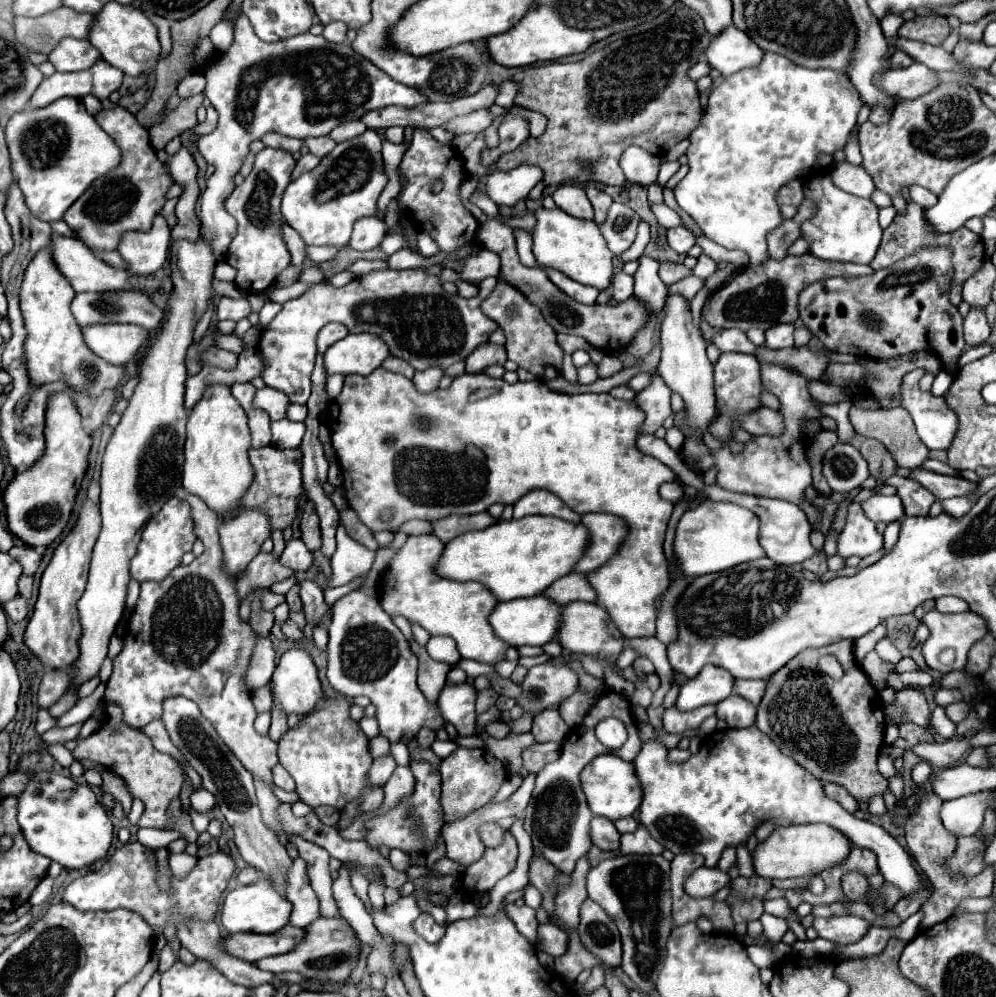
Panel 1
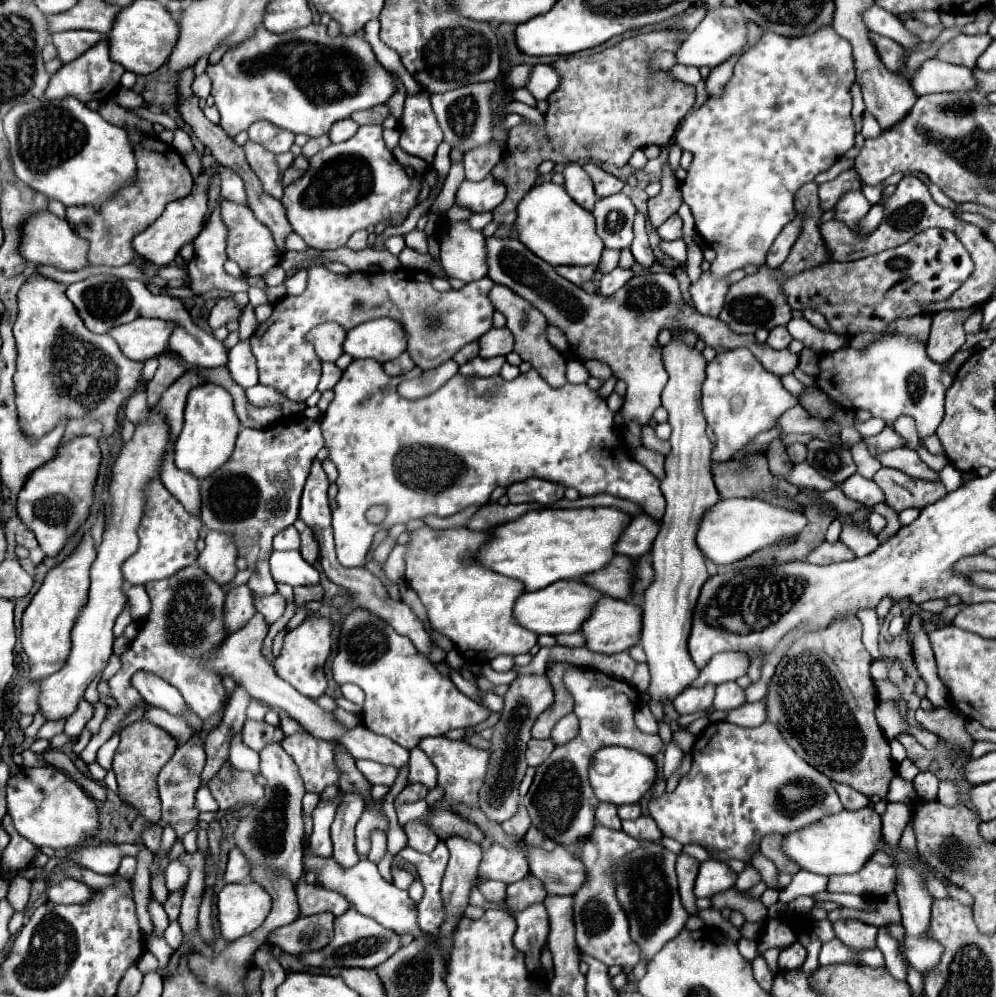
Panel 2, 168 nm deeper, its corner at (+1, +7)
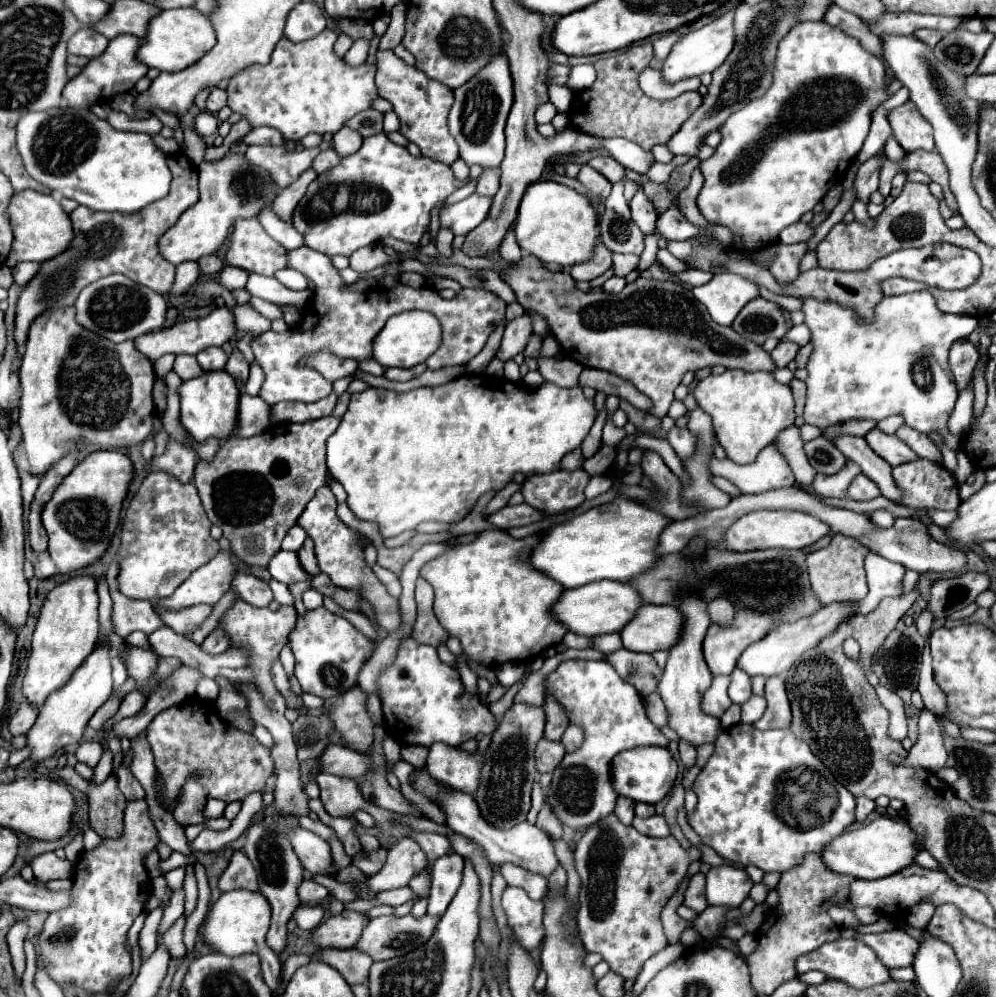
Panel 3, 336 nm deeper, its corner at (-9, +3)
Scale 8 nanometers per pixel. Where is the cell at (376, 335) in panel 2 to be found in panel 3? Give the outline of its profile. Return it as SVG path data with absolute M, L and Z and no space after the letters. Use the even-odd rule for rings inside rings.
M404 311L400 315L394 315L384 329L380 331L380 337L376 337L374 345L374 359L384 367L414 367L418 363L424 363L442 343L442 327L440 321L428 313L428 311Z

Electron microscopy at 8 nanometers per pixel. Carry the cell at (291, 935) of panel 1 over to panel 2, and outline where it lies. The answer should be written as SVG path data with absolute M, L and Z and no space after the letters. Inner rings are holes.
M330 913L298 917L290 925L274 929L274 933L268 935L266 943L270 943L272 947L280 947L290 955L316 951L330 943L330 937L334 935L332 923L334 915Z

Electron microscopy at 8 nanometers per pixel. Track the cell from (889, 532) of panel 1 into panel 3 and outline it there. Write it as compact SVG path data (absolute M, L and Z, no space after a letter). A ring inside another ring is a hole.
M928 511L930 513L930 517L932 517L932 521L936 523L936 525L940 525L940 527L948 527L948 523L952 523L952 521L956 521L958 517L958 511L936 511L936 513L932 513L932 511Z

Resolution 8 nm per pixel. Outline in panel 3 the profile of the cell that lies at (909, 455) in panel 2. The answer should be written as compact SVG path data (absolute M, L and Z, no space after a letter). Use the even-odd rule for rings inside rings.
M878 427L870 429L864 437L870 445L870 449L880 455L884 461L888 461L892 467L900 465L900 463L908 463L918 459L912 449L908 449L908 445L904 445L902 441L896 441L896 435L886 435L882 433Z

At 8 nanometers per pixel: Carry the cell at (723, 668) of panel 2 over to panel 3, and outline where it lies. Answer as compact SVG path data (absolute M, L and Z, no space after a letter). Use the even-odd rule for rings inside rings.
M856 601L830 603L830 605L820 607L816 613L812 613L808 617L796 619L792 623L782 623L782 625L774 627L772 631L768 631L760 641L756 641L756 643L750 645L742 653L742 657L738 661L738 667L744 669L750 677L754 677L754 675L764 675L764 677L784 675L802 653L806 653L808 649L814 649L824 637L832 635L838 629L838 625L842 625L844 621L848 621L850 617L854 617L856 609L858 609Z

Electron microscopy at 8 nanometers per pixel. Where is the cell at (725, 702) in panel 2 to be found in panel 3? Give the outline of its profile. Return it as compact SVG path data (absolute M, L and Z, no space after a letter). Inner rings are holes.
M734 669L732 675L730 675L730 689L728 689L728 695L732 699L732 703L738 703L742 705L744 701L748 701L748 697L752 695L752 683L750 683L750 677L742 671L742 669Z

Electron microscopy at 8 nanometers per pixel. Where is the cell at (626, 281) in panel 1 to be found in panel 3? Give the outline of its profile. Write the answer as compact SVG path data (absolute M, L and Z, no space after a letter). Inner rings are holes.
M610 277L610 279L602 285L602 289L604 289L606 293L620 293L620 291L624 289L624 285L626 285L626 279L624 279L624 277Z

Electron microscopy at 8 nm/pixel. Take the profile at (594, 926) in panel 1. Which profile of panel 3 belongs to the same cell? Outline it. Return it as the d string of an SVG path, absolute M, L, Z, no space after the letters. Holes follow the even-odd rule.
M610 813L590 825L574 851L574 865L580 875L580 909L578 909L578 929L582 943L588 953L600 953L602 959L610 965L612 971L626 979L636 979L642 971L642 965L666 947L666 935L660 923L660 911L672 893L678 889L678 883L684 879L688 865L700 859L700 849L692 847L684 851L680 843L668 835L664 839L646 837L638 833L632 825L622 825L620 819Z

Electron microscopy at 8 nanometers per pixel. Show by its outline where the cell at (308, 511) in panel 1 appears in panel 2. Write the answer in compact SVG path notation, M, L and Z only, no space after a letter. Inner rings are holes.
M300 519L294 523L294 527L300 531L300 539L302 539L302 557L308 561L308 563L316 563L318 559L318 541L314 537L314 533L310 531L310 527L306 527L306 523L302 523Z

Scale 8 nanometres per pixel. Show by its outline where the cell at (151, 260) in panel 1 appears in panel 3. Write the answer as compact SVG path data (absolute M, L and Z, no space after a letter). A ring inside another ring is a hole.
M232 153L226 155L218 161L204 161L198 165L198 173L200 173L200 199L196 205L192 205L188 211L182 213L182 217L178 219L178 223L174 227L170 227L164 237L160 239L160 253L164 255L164 259L168 259L174 265L180 265L184 261L196 261L202 255L214 255L220 251L220 247L226 243L230 229L234 227L234 223L238 219L252 219L258 217L258 213L266 207L272 205L274 197L278 195L278 185L272 181L272 175L260 167L260 165L252 165L244 155L240 153Z

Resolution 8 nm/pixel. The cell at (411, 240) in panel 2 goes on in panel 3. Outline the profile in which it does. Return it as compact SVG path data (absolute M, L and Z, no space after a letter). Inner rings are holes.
M378 133L366 137L358 153L344 157L338 167L330 169L322 177L318 175L308 185L306 195L300 199L298 207L294 209L292 223L296 231L304 237L306 247L326 253L330 257L332 255L350 257L356 249L368 247L372 243L380 243L386 237L394 237L418 245L418 241L422 239L422 235L430 225L430 211L436 205L442 205L458 187L462 187L462 181L454 177L452 169L446 163L434 161L424 155L412 157L406 147L400 147L392 143L384 133Z

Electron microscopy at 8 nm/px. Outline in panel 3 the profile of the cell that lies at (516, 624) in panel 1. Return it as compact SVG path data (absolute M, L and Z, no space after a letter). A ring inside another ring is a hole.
M596 581L588 583L584 587L566 589L562 597L554 605L554 615L564 625L568 625L570 631L578 635L596 637L602 633L618 633L624 629L628 621L638 613L638 609L644 605L640 593L630 583L620 581Z

